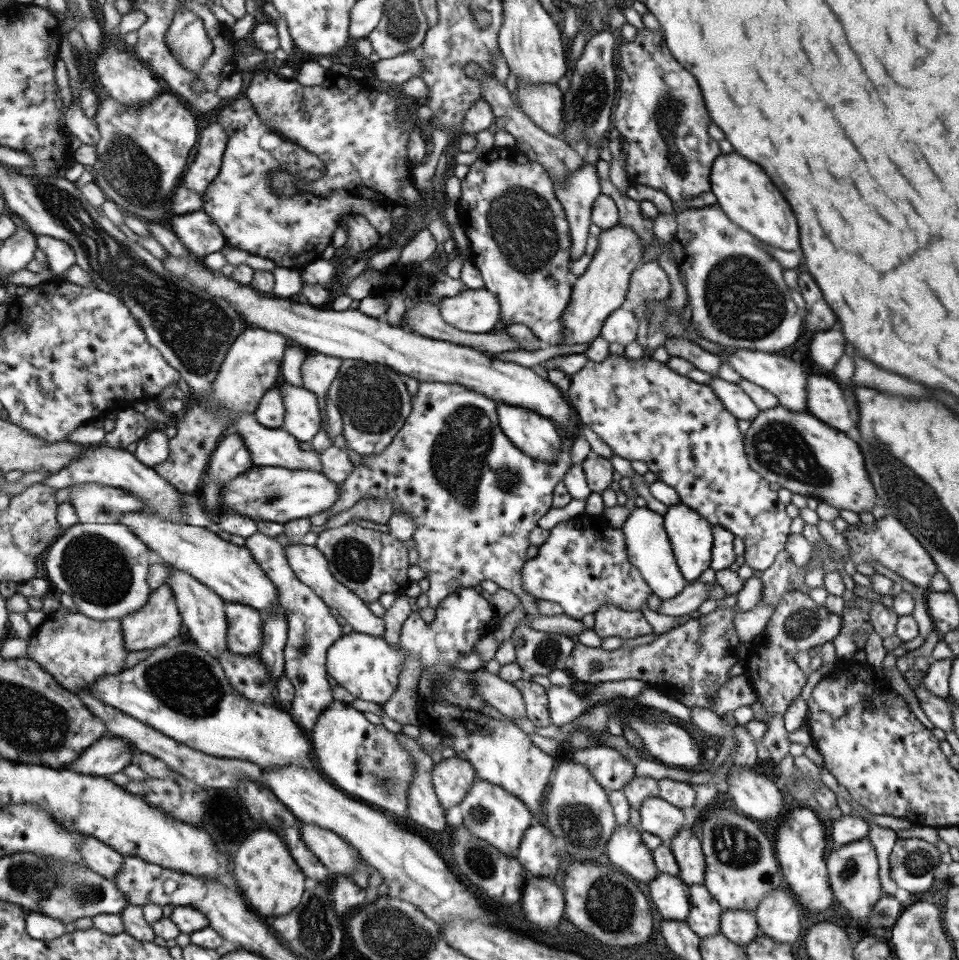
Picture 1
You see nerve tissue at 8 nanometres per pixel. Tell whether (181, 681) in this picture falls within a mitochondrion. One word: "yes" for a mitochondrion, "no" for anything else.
yes

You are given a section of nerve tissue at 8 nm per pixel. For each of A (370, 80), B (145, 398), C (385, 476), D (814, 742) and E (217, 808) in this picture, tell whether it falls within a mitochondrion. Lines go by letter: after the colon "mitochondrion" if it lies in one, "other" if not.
A: other
B: other
C: other
D: other
E: other

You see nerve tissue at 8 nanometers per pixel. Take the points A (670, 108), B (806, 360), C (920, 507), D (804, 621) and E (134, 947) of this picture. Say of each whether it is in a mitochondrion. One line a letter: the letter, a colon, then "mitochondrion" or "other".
A: mitochondrion
B: other
C: mitochondrion
D: mitochondrion
E: other

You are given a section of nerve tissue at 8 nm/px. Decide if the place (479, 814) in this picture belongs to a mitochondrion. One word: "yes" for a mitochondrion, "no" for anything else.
yes

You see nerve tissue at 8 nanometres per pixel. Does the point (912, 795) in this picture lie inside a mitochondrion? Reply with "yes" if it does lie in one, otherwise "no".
no

